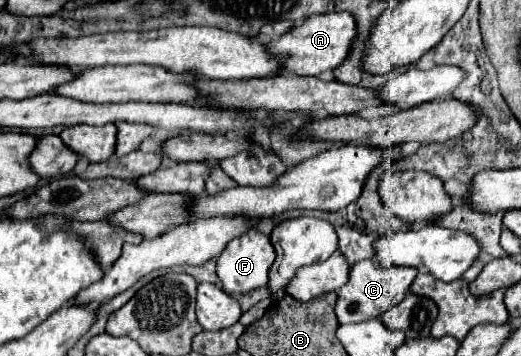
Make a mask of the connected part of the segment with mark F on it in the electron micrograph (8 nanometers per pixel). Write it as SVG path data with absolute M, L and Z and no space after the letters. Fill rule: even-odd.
M250 228L242 236L234 238L222 250L222 254L218 258L218 266L216 266L216 272L218 272L218 278L222 280L224 292L234 296L234 294L246 294L250 290L266 286L268 284L268 270L270 270L274 258L276 258L274 246L270 242L270 236L264 234L264 232L260 232L256 228Z

